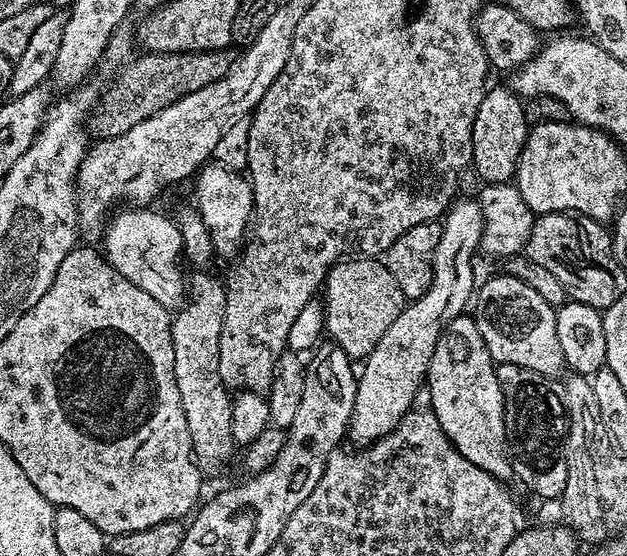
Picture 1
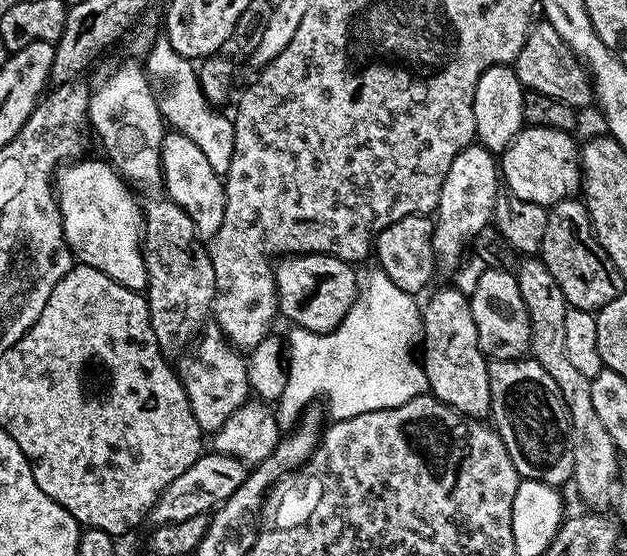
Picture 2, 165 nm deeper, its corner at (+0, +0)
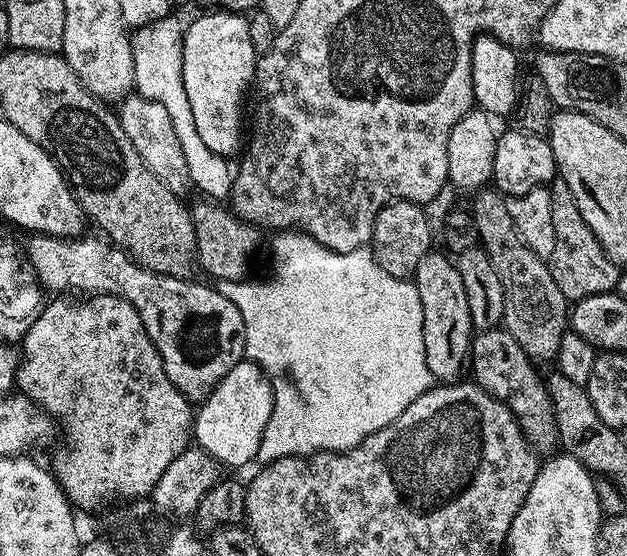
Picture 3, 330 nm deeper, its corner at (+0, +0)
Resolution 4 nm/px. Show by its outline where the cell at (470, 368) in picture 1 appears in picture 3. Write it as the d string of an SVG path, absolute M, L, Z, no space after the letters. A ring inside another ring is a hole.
M430 251L422 258L422 262L418 262L414 283L418 290L418 298L424 307L422 319L426 366L433 381L456 382L461 379L460 371L463 368L465 371L474 329L470 318L470 306L466 302L466 286L462 286L462 274L458 274L455 263L449 257L443 251L440 252Z

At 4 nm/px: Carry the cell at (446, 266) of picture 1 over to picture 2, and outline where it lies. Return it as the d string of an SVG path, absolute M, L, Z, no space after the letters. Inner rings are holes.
M474 142L470 146L466 146L458 154L458 158L454 158L454 162L450 162L450 170L446 170L446 182L442 182L442 194L438 198L438 206L436 207L434 216L434 227L432 230L432 249L436 255L436 270L442 277L451 277L455 273L456 268L464 259L469 251L475 235L478 234L483 227L491 225L494 220L496 210L496 197L502 192L502 176L498 171L498 160L488 149L483 148L479 142Z

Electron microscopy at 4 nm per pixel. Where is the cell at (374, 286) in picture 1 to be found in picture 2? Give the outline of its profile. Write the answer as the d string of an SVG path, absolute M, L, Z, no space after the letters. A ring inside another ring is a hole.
M309 252L307 254L292 254L287 258L275 261L276 298L278 312L297 328L305 328L311 332L332 332L346 318L348 312L358 299L358 275L347 259L339 256L325 256L323 252Z

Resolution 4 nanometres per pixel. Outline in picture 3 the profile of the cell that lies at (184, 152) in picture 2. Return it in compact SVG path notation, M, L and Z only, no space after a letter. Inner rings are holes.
M132 94L123 101L118 110L122 130L126 130L126 138L138 150L138 154L150 171L158 177L175 196L187 197L190 192L190 179L186 166L186 154L182 154L182 146L174 134L174 122L170 122L170 113L153 100L145 100L139 94Z

